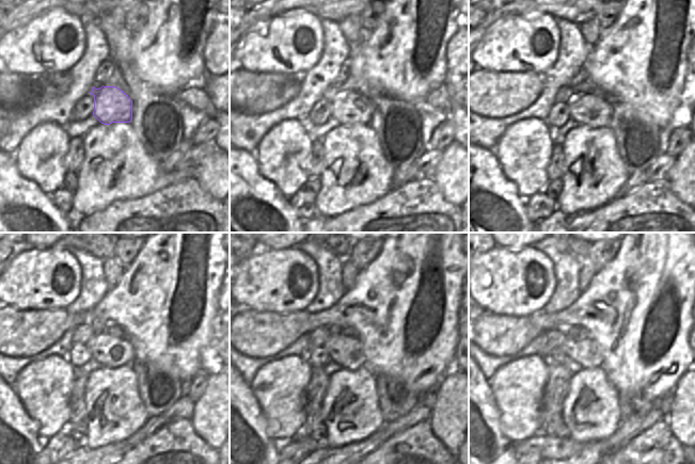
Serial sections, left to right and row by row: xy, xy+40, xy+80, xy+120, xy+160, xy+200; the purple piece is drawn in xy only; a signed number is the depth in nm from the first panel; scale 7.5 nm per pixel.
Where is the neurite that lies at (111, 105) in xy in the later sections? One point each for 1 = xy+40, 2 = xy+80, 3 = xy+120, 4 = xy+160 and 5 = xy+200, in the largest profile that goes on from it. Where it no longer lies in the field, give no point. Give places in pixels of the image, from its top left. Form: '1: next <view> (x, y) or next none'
1: next xy+40 (351, 108)
2: next xy+80 (590, 110)
3: next xy+120 (110, 351)
4: next xy+160 (347, 351)
5: next xy+200 (586, 352)

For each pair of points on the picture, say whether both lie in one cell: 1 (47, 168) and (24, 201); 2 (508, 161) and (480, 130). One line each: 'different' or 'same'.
1: different
2: different

